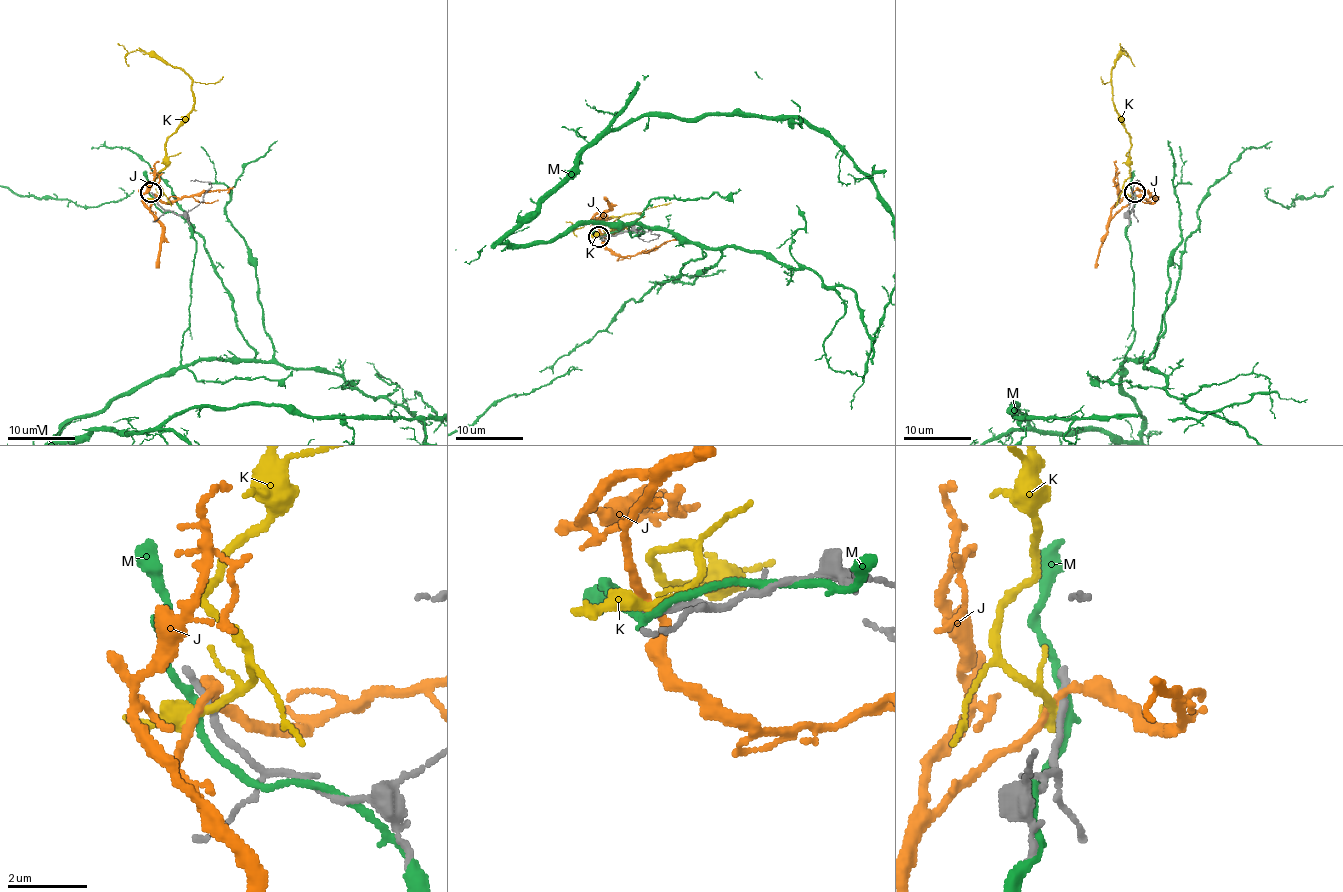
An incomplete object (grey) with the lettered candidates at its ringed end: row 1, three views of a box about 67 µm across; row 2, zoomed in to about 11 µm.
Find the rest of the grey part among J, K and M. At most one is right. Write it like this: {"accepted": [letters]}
{"accepted": []}

